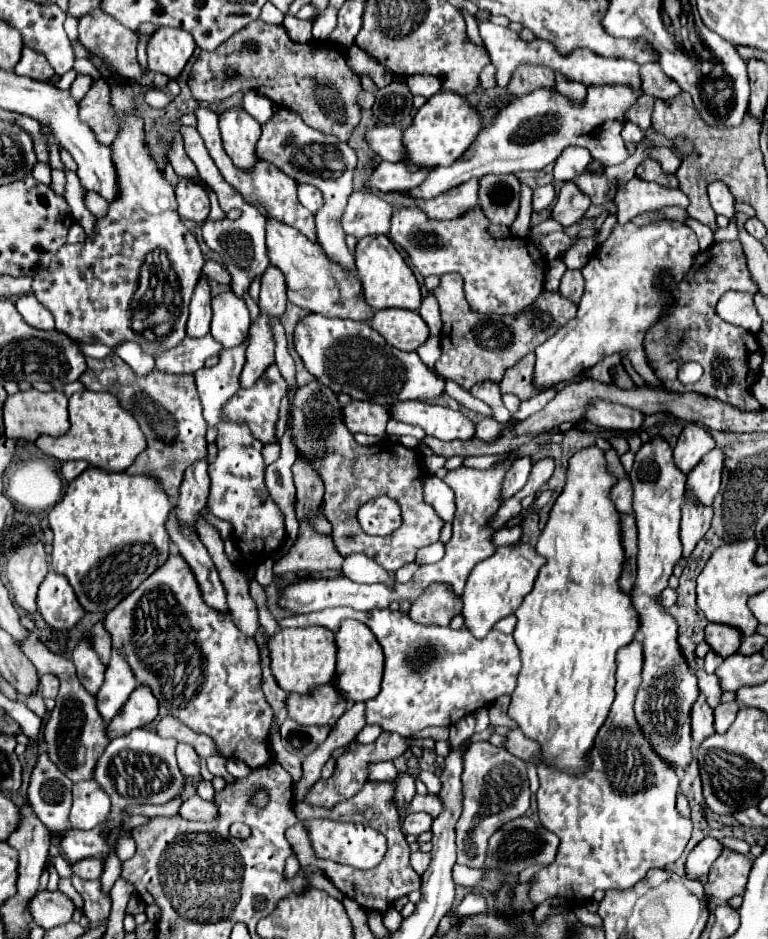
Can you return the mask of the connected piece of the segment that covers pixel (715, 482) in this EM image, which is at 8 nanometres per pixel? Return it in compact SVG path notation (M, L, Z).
M712 449L704 459L688 473L686 499L690 503L712 505L716 491L720 489L720 473L724 465L724 455L720 449Z

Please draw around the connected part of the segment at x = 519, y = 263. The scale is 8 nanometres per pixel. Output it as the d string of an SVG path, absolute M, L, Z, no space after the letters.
M406 207L394 211L388 237L408 253L412 267L422 277L460 273L464 277L464 291L472 311L498 315L522 311L534 303L536 295L544 289L545 259L532 241L520 237L490 237L489 225L490 221L484 217L480 207L452 221L434 221L422 211Z

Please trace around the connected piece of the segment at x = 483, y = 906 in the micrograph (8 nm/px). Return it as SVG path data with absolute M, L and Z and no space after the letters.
M470 893L454 910L461 910L461 916L484 913L487 910L487 903L482 896Z

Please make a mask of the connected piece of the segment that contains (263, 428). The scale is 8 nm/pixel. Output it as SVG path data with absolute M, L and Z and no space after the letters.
M274 363L272 367L268 367L264 371L264 375L248 389L240 389L236 391L236 395L224 405L222 415L226 421L236 421L236 423L246 423L252 431L252 435L262 441L262 443L270 443L274 441L274 425L278 421L278 411L280 411L280 399L284 397L288 385L284 381L284 377L280 375L278 365Z

